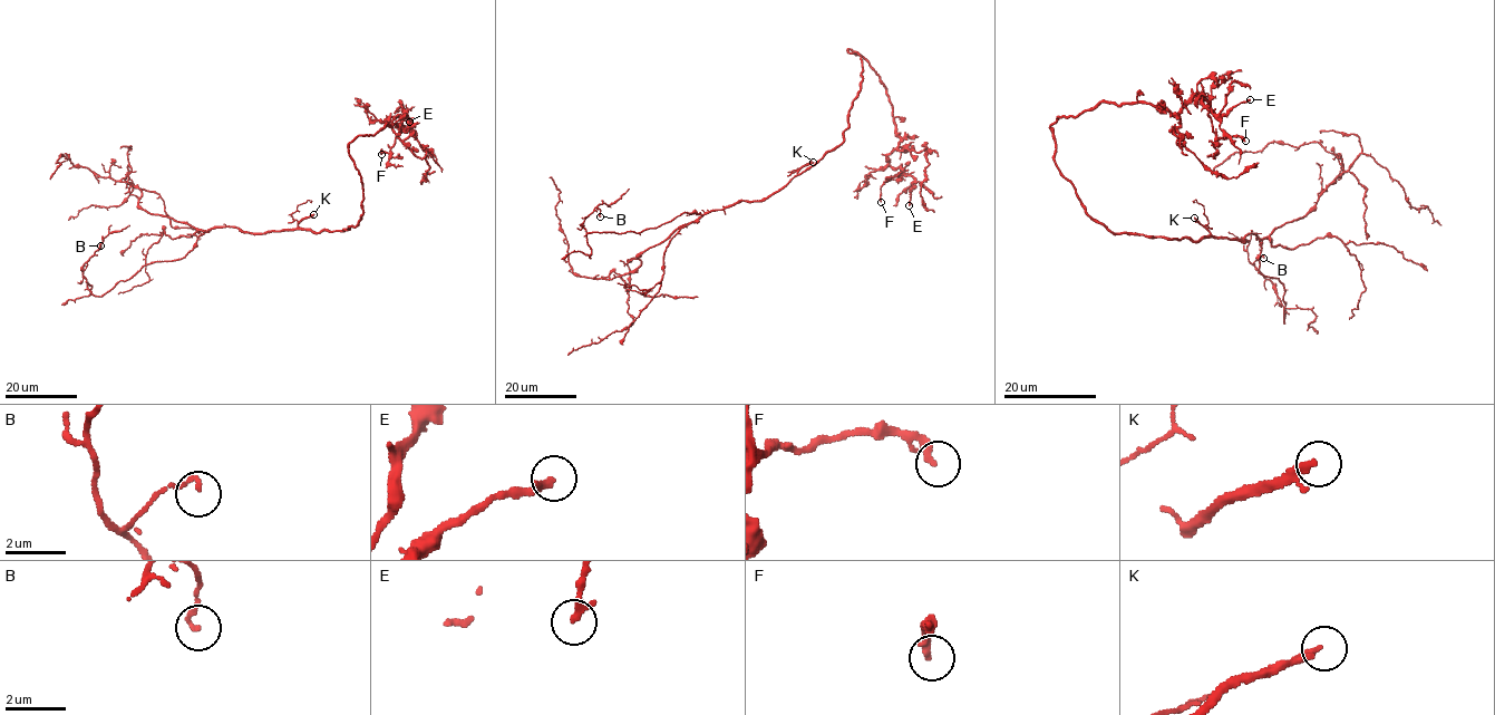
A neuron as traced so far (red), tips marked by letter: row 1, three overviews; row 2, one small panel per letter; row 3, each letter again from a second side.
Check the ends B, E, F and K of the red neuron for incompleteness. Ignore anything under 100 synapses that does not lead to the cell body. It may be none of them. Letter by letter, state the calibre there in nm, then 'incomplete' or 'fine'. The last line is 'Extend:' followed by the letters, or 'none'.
B: 120 nm | fine
E: 260 nm | fine
F: 240 nm | fine
K: 170 nm | incomplete
Extend: K

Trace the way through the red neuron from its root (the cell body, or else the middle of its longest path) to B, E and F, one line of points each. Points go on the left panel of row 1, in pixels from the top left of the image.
B: (322, 231), (211, 228), (183, 258), (148, 263), (95, 296), (83, 266), (100, 245)
E: (322, 231), (348, 230), (362, 213), (348, 144), (386, 123), (398, 133), (391, 117), (415, 133), (409, 122)
F: (322, 231), (362, 213), (348, 144), (386, 123), (398, 133), (398, 117), (381, 154)

